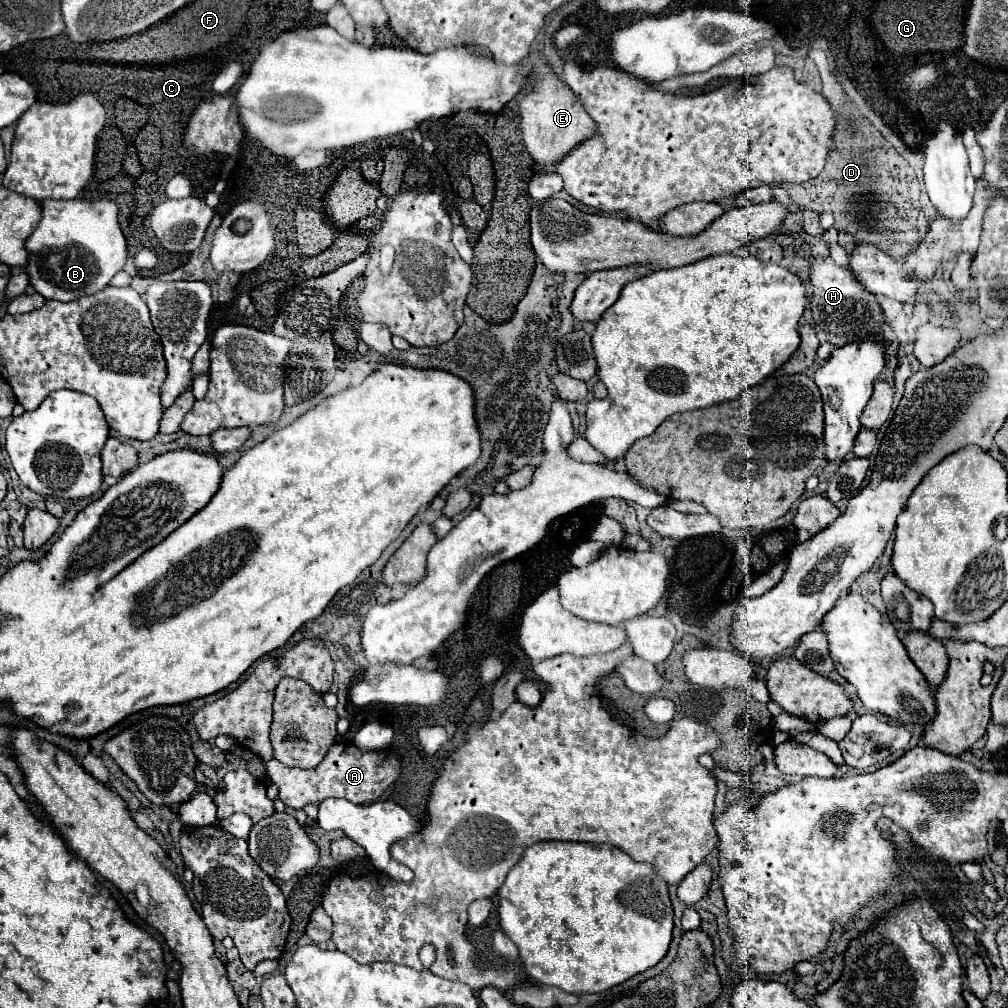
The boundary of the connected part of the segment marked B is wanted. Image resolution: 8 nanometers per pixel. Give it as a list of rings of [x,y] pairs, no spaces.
[[[109,199],[43,201],[43,217],[27,239],[27,249],[31,255],[27,265],[31,285],[45,299],[55,301],[73,301],[103,291],[127,261],[127,241],[119,227],[119,211]]]

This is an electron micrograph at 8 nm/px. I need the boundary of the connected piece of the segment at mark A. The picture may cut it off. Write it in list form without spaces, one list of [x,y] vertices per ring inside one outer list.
[[[335,743],[331,751],[325,755],[323,763],[315,769],[297,769],[285,767],[277,759],[267,761],[267,775],[271,783],[277,785],[279,797],[285,805],[303,809],[307,803],[321,803],[327,797],[343,797],[357,805],[367,805],[399,777],[399,761],[393,751],[377,751],[377,753],[359,753],[351,743]]]

